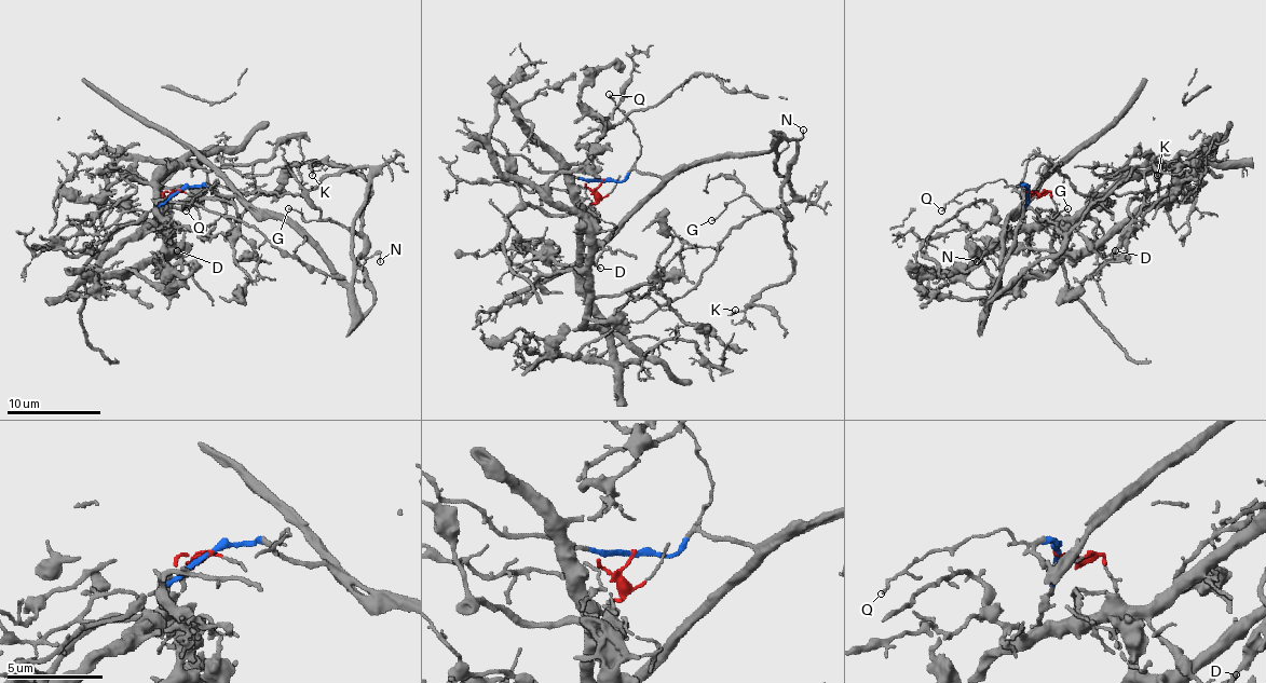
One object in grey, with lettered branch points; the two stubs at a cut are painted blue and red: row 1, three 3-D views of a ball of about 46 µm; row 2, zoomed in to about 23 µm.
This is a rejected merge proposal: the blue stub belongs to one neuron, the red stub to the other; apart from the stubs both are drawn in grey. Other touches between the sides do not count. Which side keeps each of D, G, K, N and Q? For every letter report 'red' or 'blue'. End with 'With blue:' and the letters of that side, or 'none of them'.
D: red
G: blue
K: blue
N: blue
Q: blue
With blue: G, K, N, Q

